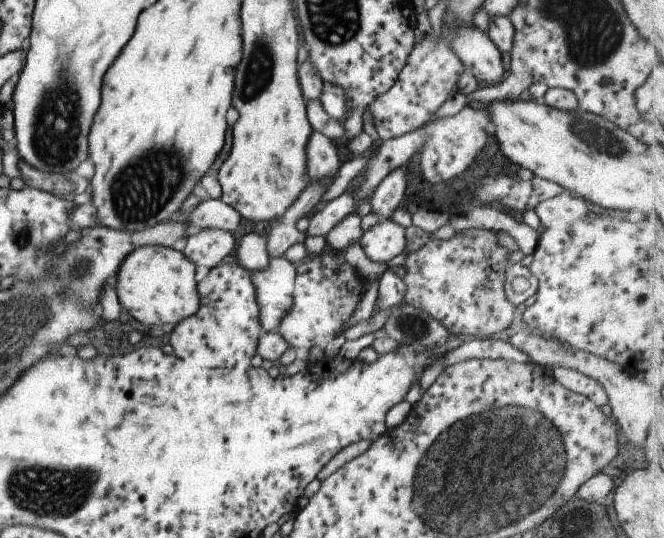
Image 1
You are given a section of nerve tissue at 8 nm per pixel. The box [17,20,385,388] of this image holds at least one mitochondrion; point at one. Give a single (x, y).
(56, 127)

